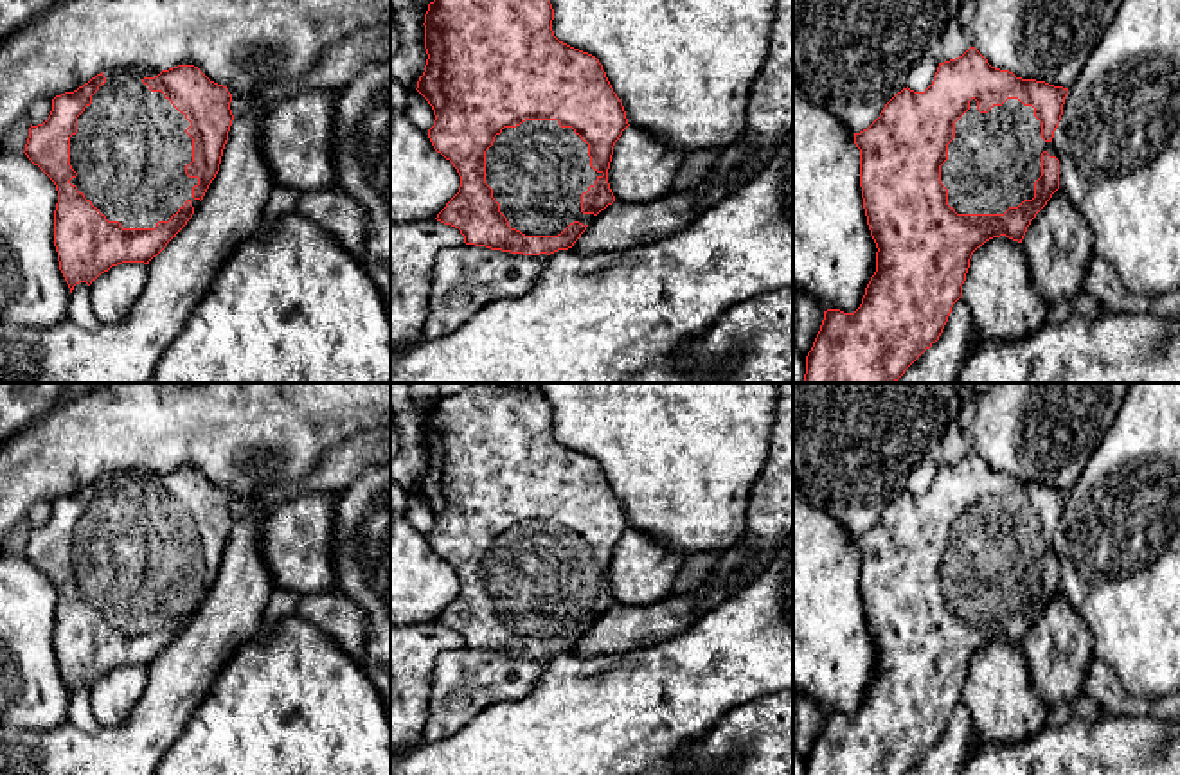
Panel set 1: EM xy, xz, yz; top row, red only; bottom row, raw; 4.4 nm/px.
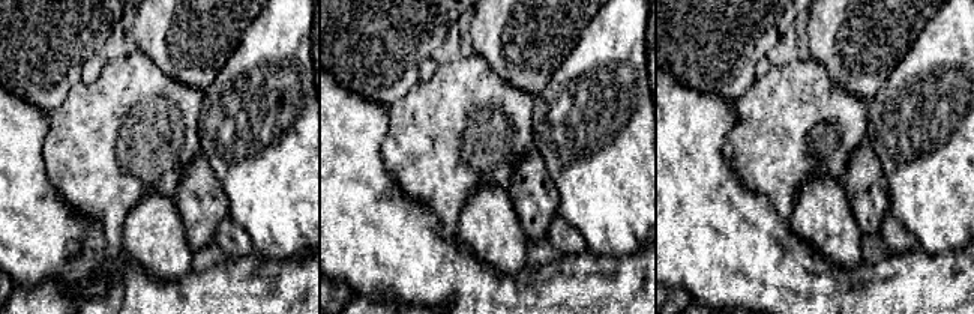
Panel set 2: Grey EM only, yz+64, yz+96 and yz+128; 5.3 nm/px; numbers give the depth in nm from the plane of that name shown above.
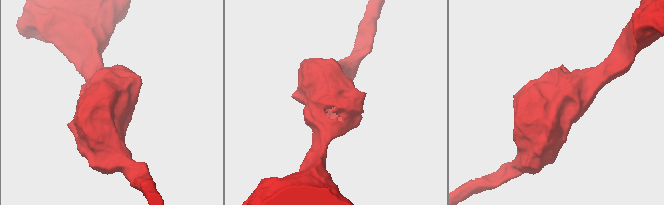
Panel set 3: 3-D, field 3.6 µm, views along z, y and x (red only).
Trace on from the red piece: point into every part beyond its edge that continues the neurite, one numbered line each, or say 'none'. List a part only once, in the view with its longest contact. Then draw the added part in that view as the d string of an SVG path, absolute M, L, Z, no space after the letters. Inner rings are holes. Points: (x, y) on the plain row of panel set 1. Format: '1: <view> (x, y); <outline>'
1: xy (130, 554); M142 469L104 473L106 485L92 498L92 507L77 520L77 536L70 539L70 568L77 575L70 586L122 631L155 631L187 602L194 613L200 610L200 602L192 601L198 581L185 577L192 565L192 541L185 536L191 525L162 494L142 485L158 477Z

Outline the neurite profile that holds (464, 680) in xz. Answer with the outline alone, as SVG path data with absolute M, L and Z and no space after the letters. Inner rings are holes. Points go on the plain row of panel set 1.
M466 646L446 649L432 667L432 696L421 741L444 739L484 708L531 694L547 665L547 656L523 658Z

